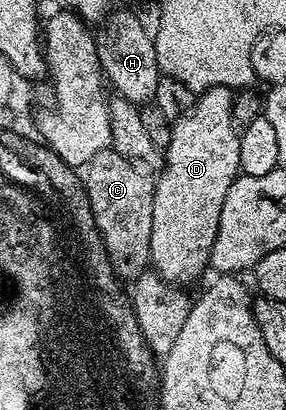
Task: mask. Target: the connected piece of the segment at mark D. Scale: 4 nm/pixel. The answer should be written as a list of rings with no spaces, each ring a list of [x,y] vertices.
[[[212,87],[200,92],[192,111],[173,123],[171,141],[163,149],[165,166],[156,176],[153,188],[149,262],[152,270],[170,285],[193,283],[209,267],[209,254],[215,245],[223,200],[227,198],[227,189],[231,189],[241,169],[239,127],[233,117],[233,97],[234,92],[228,87]]]

